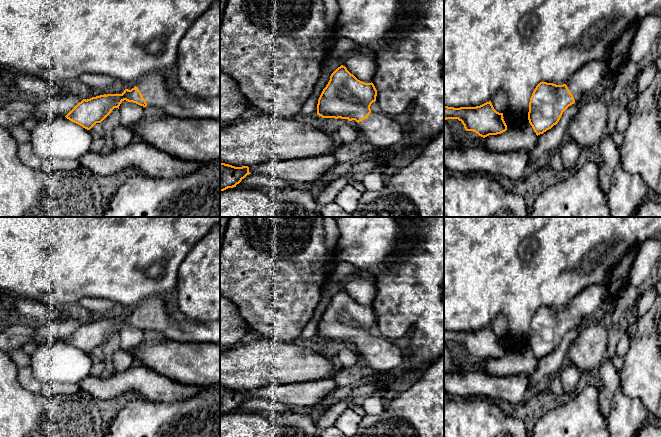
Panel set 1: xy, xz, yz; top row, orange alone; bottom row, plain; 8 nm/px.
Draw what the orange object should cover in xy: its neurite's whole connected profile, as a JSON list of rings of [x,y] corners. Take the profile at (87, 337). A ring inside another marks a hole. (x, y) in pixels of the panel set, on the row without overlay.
[[[164,296],[149,297],[141,301],[134,312],[125,313],[122,318],[104,318],[87,324],[83,323],[65,341],[90,354],[96,347],[101,347],[114,332],[119,333],[124,324],[143,331],[157,331],[163,333],[168,339],[180,342],[220,343],[220,320],[204,323],[191,320],[174,322],[169,317]]]

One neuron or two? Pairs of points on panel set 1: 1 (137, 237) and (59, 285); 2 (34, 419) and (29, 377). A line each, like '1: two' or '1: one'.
1: one
2: two

